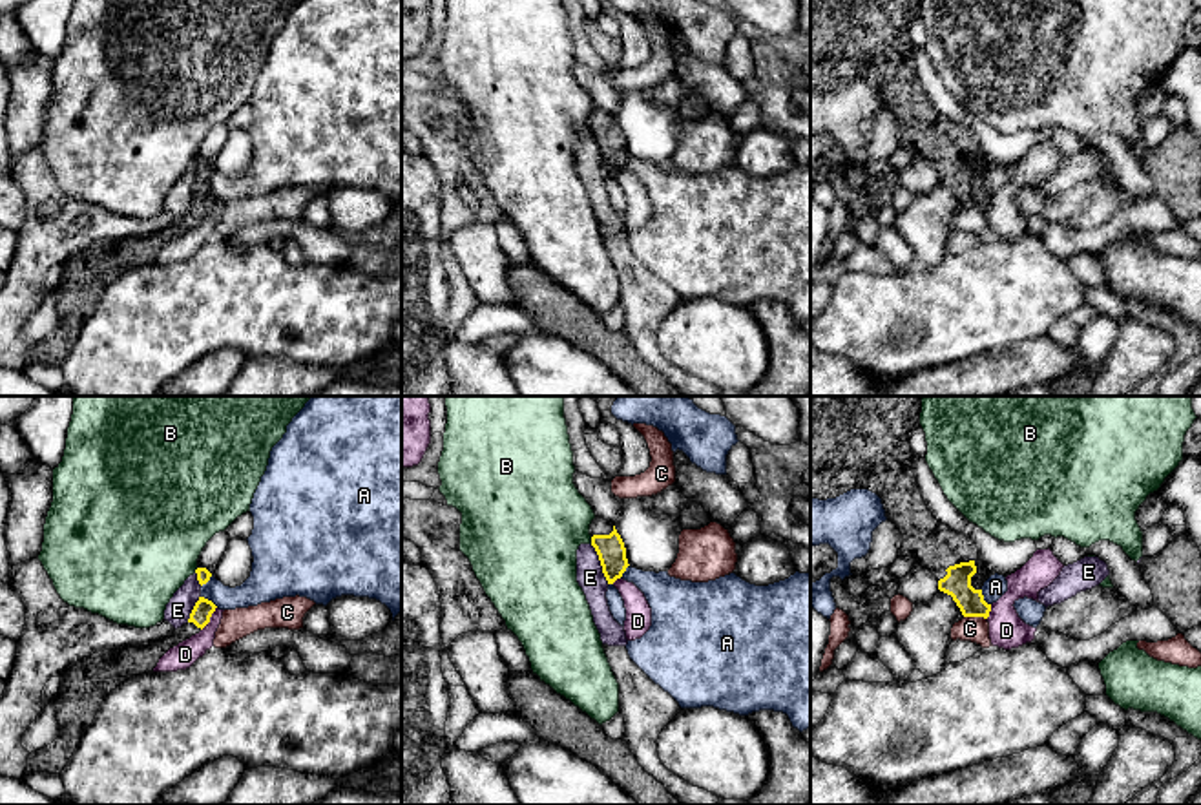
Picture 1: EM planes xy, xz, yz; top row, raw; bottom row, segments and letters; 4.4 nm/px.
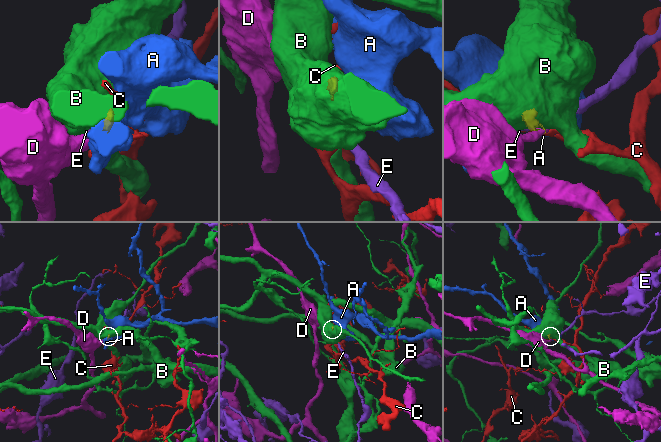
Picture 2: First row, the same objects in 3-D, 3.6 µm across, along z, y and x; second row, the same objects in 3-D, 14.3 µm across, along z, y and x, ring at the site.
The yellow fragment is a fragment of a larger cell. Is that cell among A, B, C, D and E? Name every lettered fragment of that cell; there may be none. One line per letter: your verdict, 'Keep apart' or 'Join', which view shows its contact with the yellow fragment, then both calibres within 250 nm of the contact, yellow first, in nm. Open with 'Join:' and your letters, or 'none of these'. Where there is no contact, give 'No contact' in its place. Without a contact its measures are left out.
Join: none of these
A: Keep apart. Touches yellow in xy. Thickness 90 nm (yellow) against 150 nm
B: Keep apart. Touches yellow in xz. Thickness 130 nm (yellow) against 420 nm
C: Keep apart. Touches yellow in yz. Thickness 120 nm (yellow) against 110 nm
D: Keep apart. Touches yellow in xy. Thickness 90 nm (yellow) against 110 nm
E: Keep apart. Touches yellow in xz. Thickness 130 nm (yellow) against 120 nm

